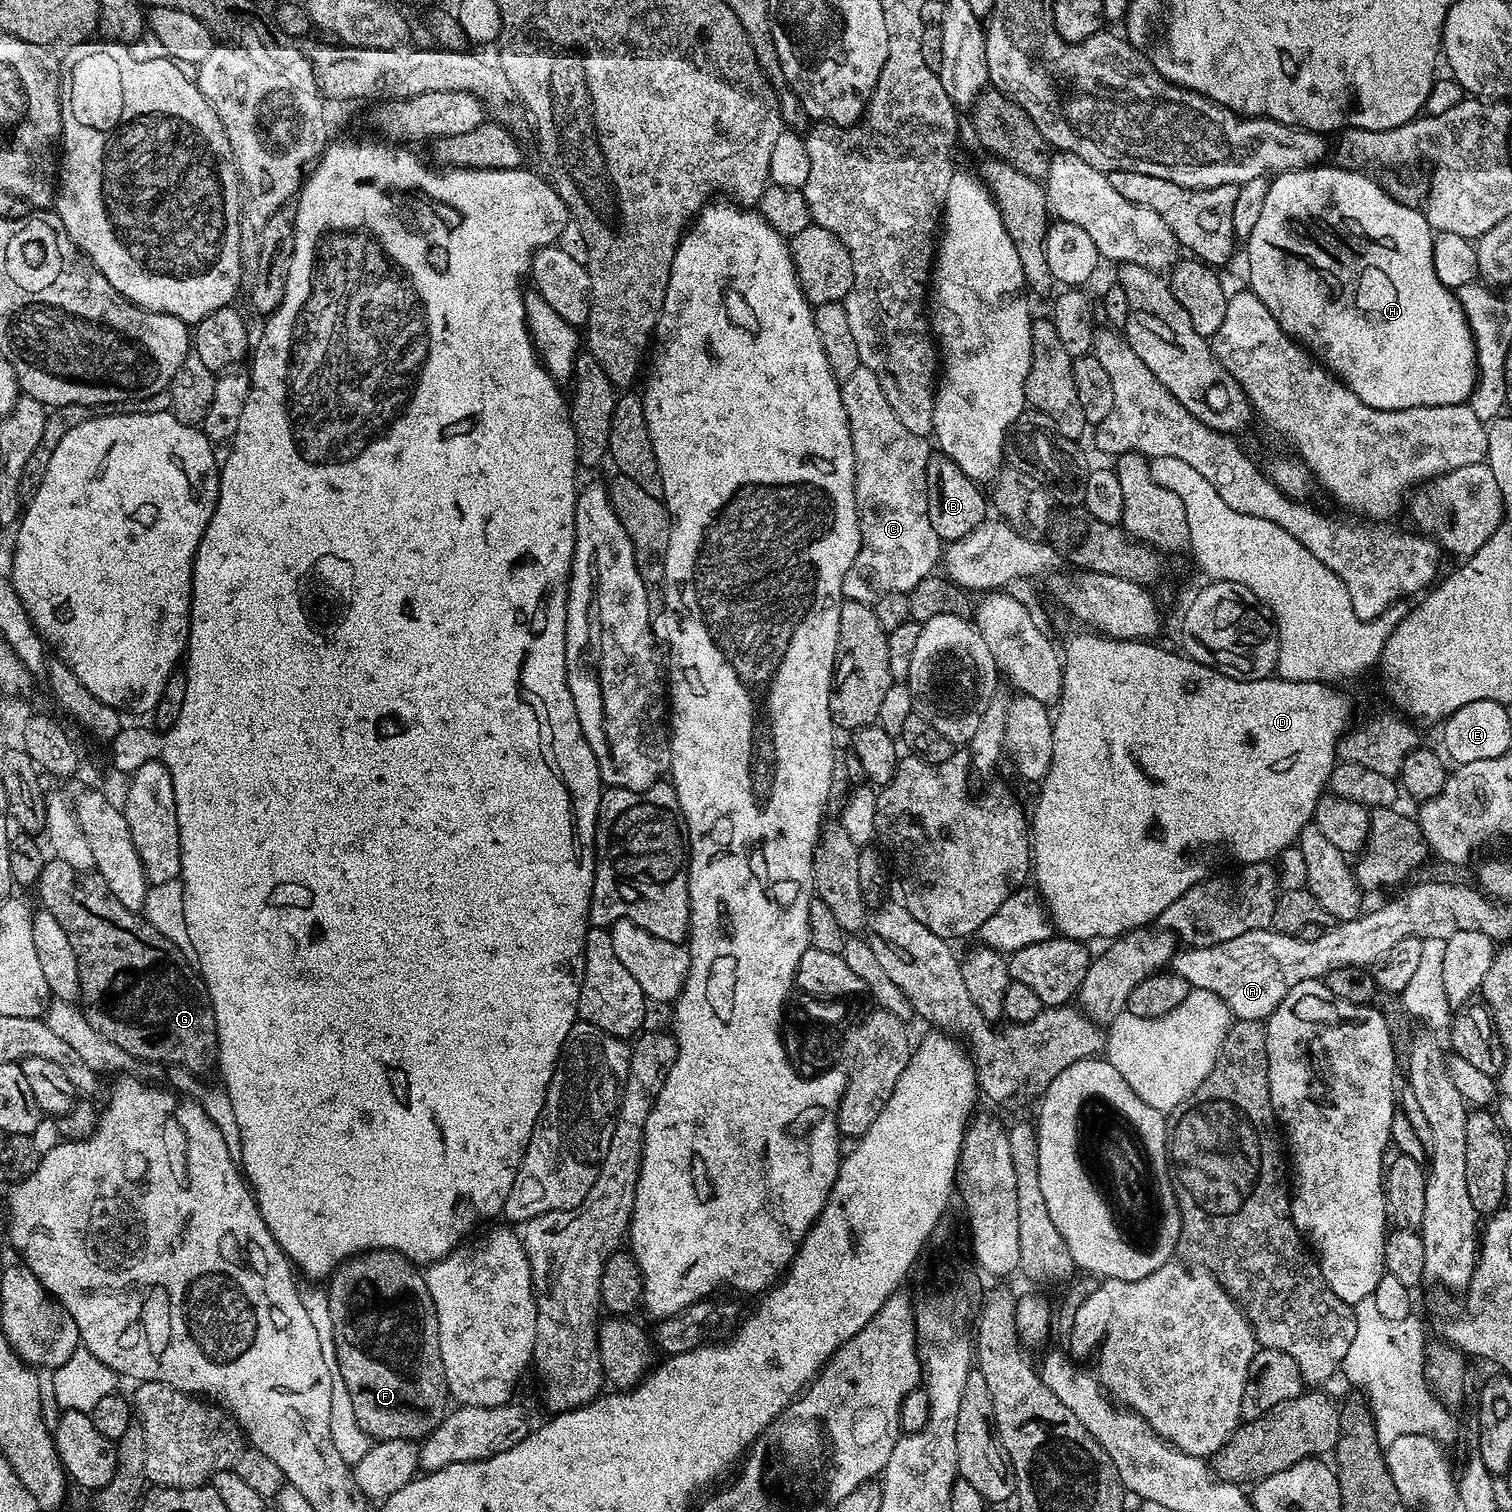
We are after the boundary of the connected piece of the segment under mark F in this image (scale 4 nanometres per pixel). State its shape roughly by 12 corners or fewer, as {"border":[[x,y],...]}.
{"border":[[376,1248],[326,1284],[336,1364],[373,1441],[446,1415],[425,1273]]}

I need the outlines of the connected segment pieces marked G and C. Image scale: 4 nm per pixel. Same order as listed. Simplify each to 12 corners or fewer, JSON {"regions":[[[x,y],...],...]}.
{"regions":[[[52,858],[43,911],[90,1026],[139,1062],[213,1071],[189,957],[95,871]],[[862,366],[841,383],[860,549],[845,600],[933,575],[929,441]]]}

